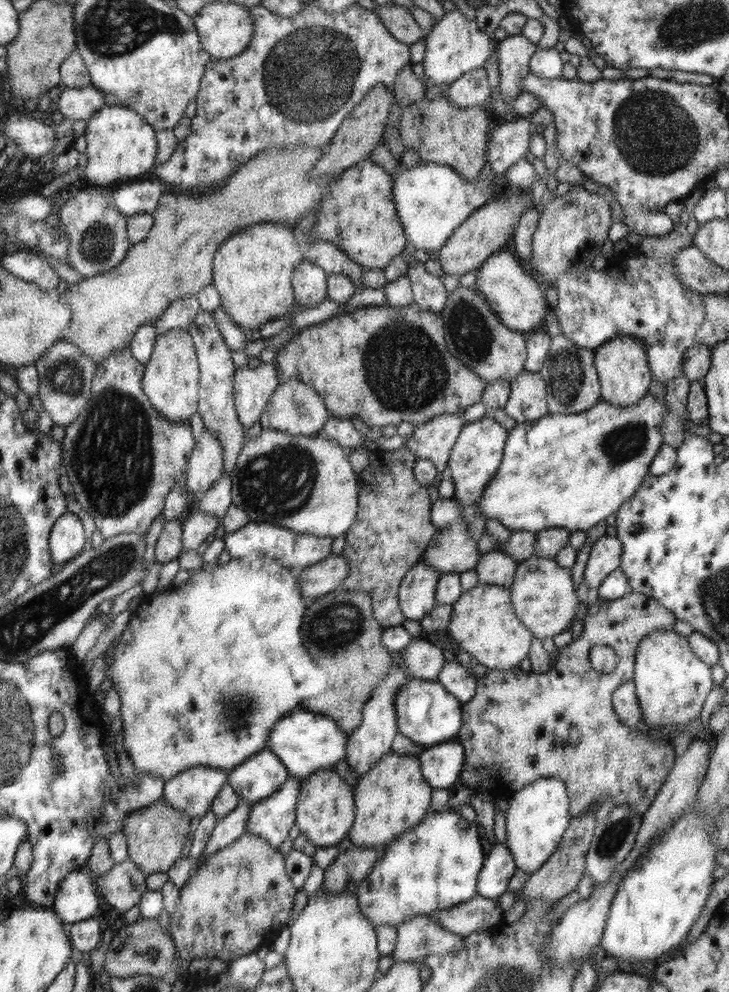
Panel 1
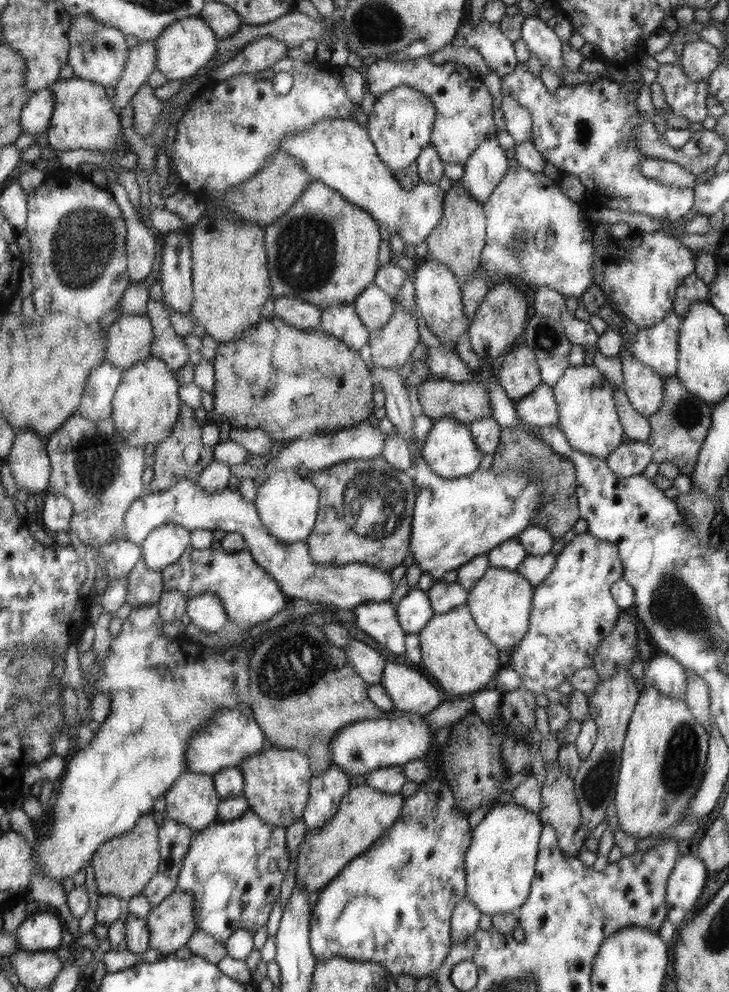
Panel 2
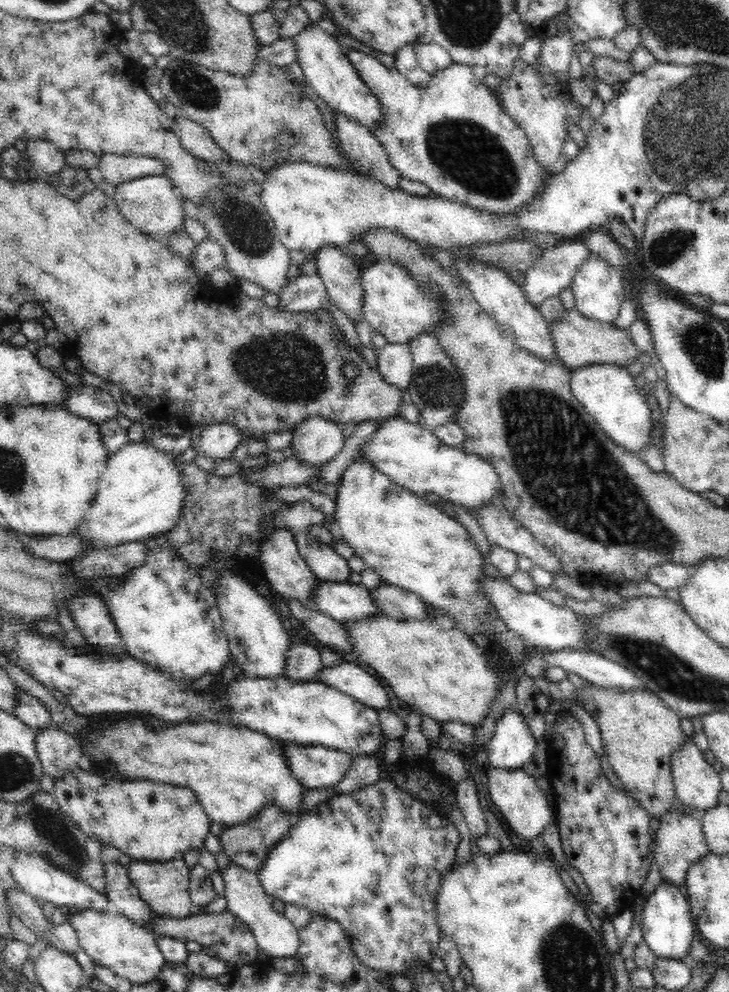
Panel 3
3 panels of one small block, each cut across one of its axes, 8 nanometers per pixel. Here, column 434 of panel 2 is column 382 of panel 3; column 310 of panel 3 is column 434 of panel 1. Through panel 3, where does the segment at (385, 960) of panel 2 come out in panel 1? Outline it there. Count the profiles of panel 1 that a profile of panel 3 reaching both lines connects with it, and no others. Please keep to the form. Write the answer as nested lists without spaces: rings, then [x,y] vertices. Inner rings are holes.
[[[432,806],[420,824],[385,846],[384,855],[369,876],[357,888],[360,907],[373,926],[398,926],[411,916],[430,915],[435,910],[450,908],[470,900],[478,892],[478,878],[484,864],[484,850],[476,822],[464,820],[454,809],[436,811]]]

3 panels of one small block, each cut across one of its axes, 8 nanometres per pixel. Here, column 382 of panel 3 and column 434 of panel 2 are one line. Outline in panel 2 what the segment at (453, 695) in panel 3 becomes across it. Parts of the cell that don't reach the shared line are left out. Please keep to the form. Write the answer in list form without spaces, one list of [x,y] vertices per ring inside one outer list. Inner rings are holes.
[[[465,605],[446,614],[435,614],[421,630],[419,645],[425,672],[448,694],[458,696],[484,690],[500,668],[499,648],[477,627],[470,609]]]

